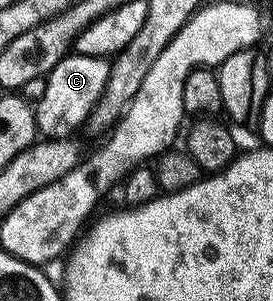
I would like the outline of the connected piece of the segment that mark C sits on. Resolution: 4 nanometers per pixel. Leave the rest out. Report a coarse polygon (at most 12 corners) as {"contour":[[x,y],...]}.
{"contour":[[72,52],[34,102],[43,139],[67,139],[105,91],[108,58]]}

